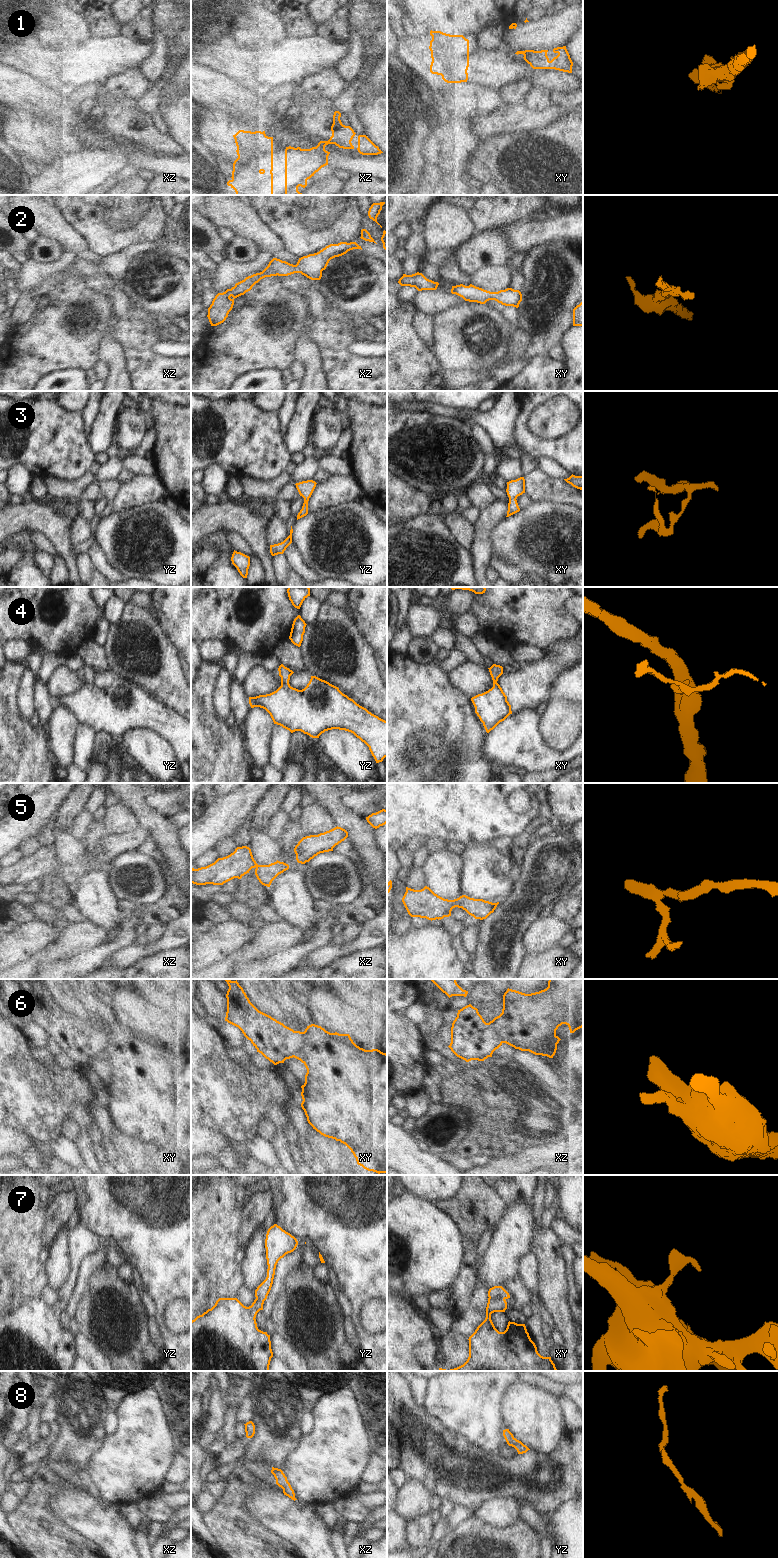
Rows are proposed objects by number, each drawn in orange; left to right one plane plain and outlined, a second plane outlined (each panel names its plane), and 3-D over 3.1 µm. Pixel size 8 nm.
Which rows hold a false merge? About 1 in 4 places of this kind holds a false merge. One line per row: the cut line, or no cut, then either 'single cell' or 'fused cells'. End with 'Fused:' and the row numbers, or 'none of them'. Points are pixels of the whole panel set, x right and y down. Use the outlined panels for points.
1: cut xz (327, 141), (330, 143); fused cells
2: cut none; single cell
3: cut none; single cell
4: cut none; single cell
5: cut none; single cell
6: cut xy (304, 1032), (303, 1045), (293, 1056); fused cells
7: cut none; single cell
8: cut none; single cell
Fused: 1, 6

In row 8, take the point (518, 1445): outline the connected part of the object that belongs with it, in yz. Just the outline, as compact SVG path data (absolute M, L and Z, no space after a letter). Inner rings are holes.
M509 1429L503 1430L503 1436L509 1446L514 1447L518 1454L526 1453L530 1450L526 1445L524 1445L521 1441L517 1440L513 1434L509 1431Z

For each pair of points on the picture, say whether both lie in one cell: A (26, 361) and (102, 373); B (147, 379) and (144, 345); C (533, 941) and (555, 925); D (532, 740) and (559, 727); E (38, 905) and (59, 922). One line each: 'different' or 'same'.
A: different
B: same
C: same
D: different
E: same

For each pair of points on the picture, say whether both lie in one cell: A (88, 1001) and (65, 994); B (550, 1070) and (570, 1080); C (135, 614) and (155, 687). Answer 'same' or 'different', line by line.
A: different
B: same
C: same

